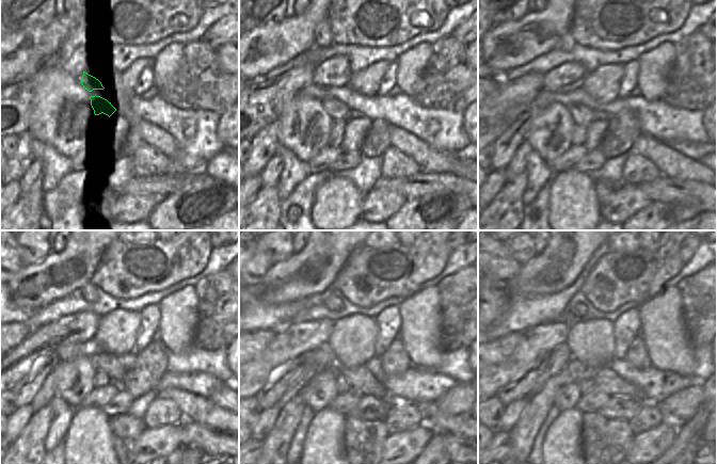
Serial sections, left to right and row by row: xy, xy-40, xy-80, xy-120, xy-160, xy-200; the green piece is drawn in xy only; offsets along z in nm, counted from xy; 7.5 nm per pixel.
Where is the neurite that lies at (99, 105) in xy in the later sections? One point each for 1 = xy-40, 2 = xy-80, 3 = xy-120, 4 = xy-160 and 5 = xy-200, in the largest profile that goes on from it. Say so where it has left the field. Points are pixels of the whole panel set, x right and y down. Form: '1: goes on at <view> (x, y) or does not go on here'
1: goes on at xy-40 (337, 110)
2: goes on at xy-80 (582, 115)
3: goes on at xy-120 (116, 367)
4: goes on at xy-160 (360, 379)
5: goes on at xy-200 (605, 380)

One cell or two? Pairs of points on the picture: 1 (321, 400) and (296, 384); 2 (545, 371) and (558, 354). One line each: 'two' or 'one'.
1: two
2: one

